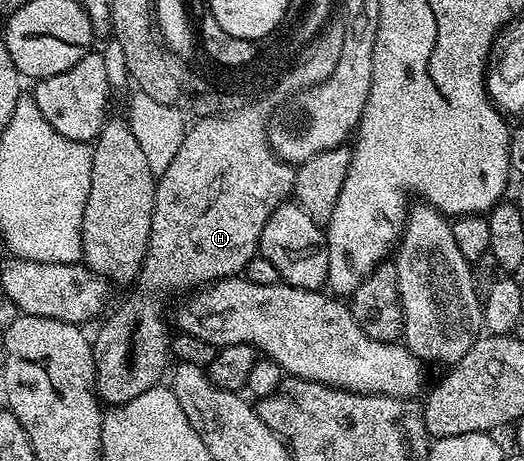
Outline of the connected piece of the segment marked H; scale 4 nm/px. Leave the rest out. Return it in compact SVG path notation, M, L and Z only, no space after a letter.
M209 114L204 118L185 131L178 154L174 154L170 166L166 166L157 179L148 253L134 284L136 293L121 308L114 309L112 313L109 311L108 321L94 335L92 353L96 367L96 394L105 405L125 404L130 402L130 398L138 398L138 394L146 394L146 390L161 383L160 375L164 367L165 372L169 367L170 333L164 321L164 304L160 300L175 292L191 294L218 280L240 276L258 254L260 235L266 222L277 206L293 195L296 182L293 165L268 156L260 136L260 126L255 124L254 119L234 120Z

